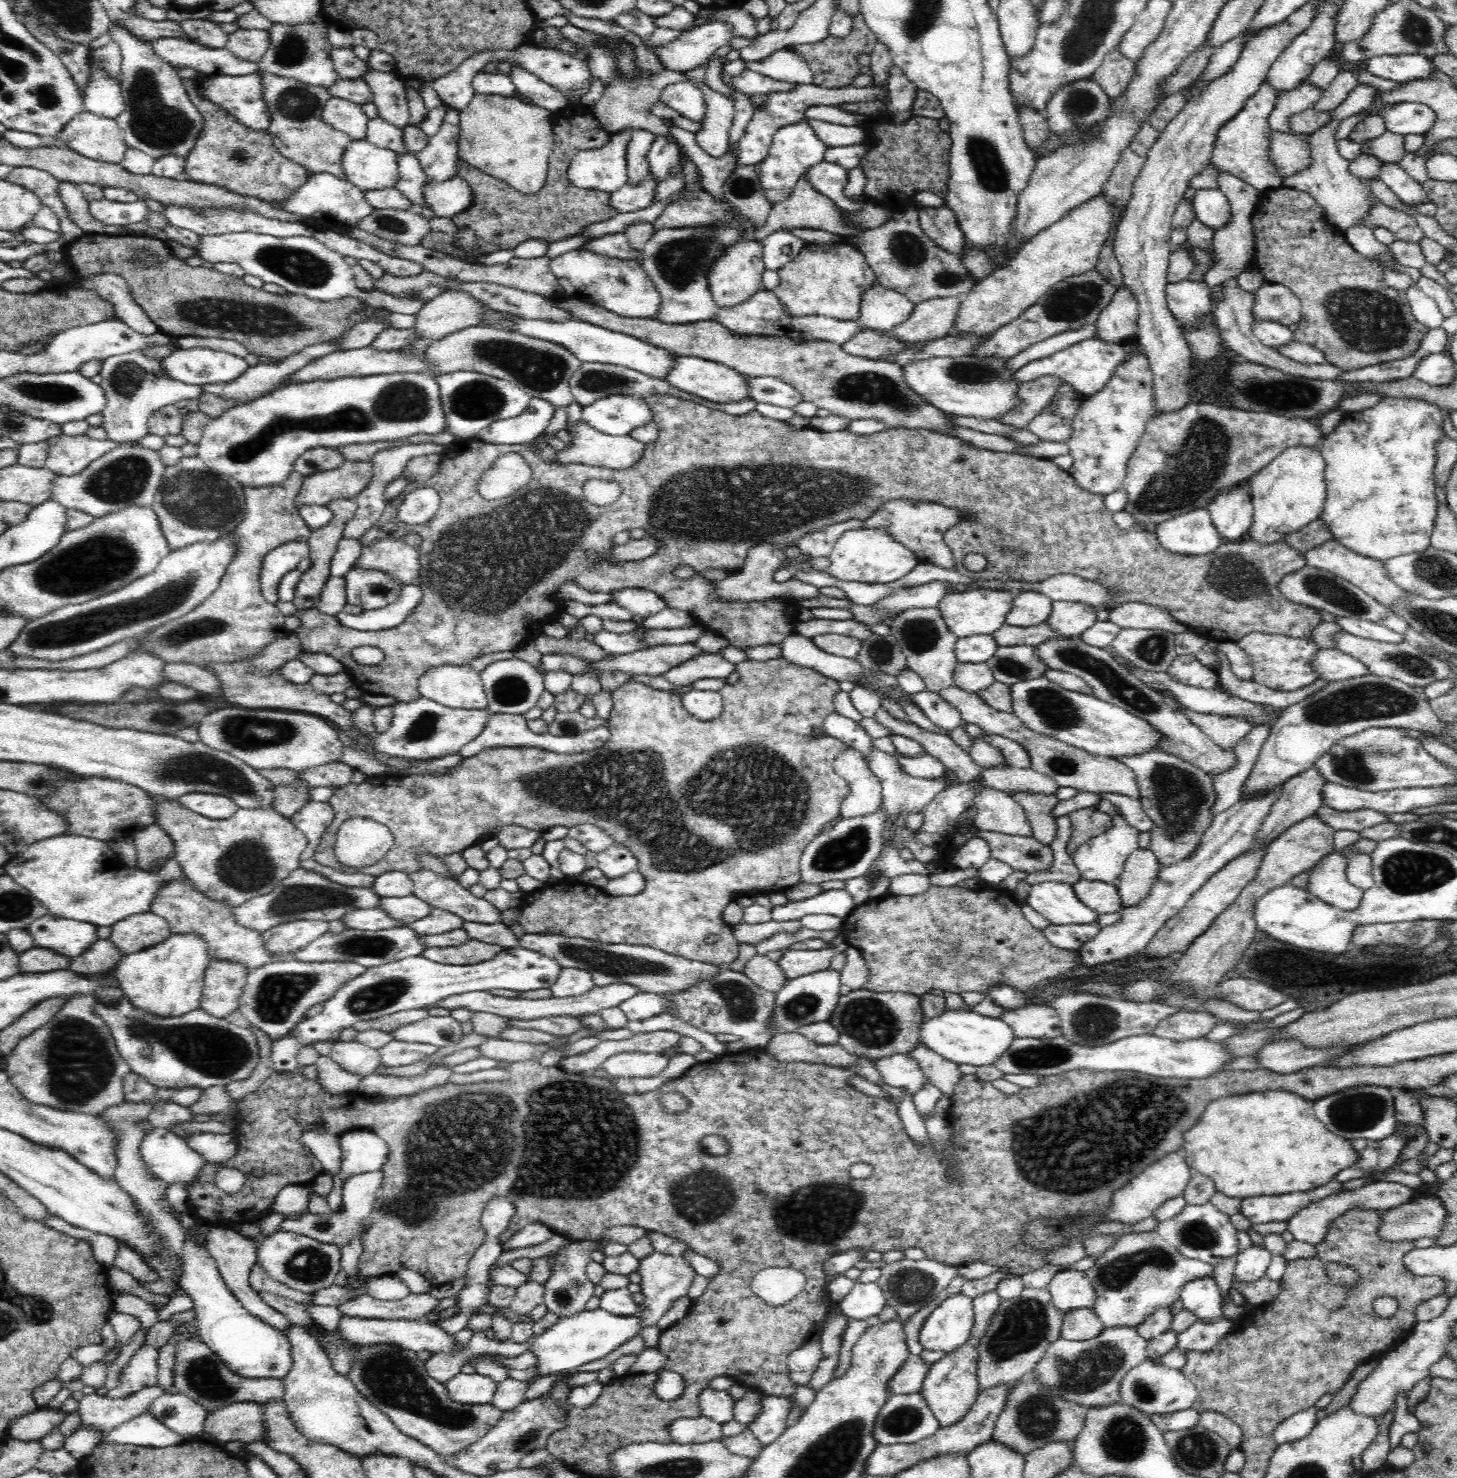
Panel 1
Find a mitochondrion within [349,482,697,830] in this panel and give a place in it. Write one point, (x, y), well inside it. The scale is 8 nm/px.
(484, 564)

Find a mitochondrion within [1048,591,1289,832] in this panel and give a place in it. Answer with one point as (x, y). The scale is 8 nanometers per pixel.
(1142, 703)

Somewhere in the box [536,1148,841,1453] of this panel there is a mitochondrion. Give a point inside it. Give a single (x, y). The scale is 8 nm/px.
(699, 1199)

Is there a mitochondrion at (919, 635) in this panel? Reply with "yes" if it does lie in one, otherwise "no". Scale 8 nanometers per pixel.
yes

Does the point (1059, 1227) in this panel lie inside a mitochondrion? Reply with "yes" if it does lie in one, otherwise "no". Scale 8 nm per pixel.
no

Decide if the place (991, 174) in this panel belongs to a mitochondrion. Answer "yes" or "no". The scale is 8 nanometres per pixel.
yes

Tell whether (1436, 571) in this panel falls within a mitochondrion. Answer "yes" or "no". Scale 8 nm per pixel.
yes

